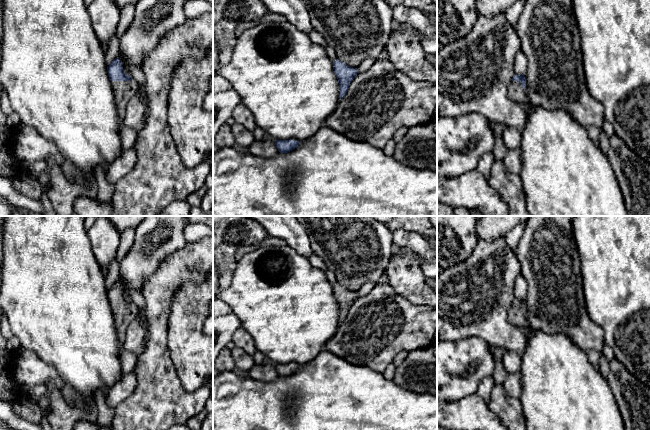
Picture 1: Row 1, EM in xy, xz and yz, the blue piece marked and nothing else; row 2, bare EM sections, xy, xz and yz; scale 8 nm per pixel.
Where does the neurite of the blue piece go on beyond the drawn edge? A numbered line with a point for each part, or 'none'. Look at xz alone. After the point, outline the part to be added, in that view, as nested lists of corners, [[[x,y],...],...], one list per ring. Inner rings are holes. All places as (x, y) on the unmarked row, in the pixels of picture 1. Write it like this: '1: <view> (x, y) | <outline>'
none

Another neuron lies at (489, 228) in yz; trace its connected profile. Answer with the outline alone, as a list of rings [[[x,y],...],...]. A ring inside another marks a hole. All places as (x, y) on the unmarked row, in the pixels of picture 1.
[[[482,216],[476,223],[479,240],[494,241],[506,235],[529,216]]]

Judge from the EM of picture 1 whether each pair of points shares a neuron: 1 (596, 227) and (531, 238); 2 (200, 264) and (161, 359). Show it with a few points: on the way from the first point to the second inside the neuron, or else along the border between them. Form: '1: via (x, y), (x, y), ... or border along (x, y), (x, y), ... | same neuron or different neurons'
1: border along (571, 226), (578, 254) | different neurons
2: via (174, 280), (158, 296), (158, 333) | same neuron

